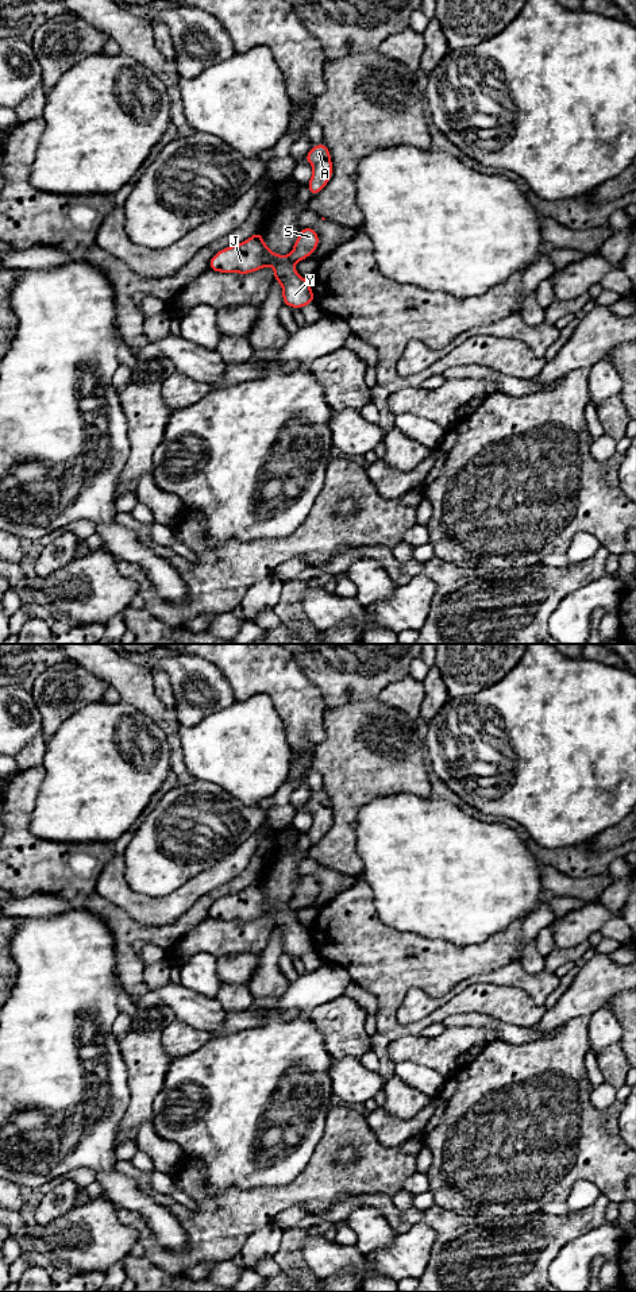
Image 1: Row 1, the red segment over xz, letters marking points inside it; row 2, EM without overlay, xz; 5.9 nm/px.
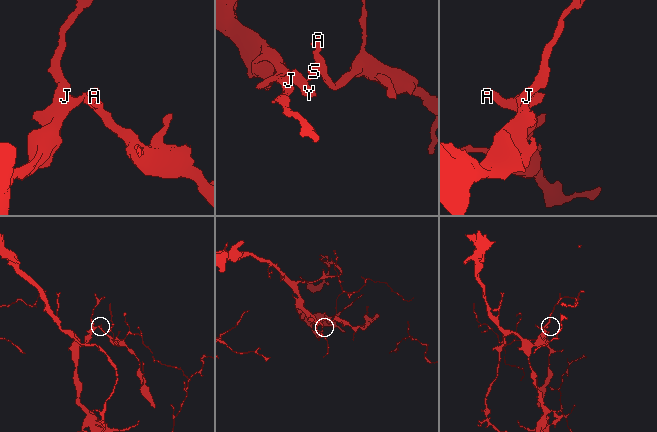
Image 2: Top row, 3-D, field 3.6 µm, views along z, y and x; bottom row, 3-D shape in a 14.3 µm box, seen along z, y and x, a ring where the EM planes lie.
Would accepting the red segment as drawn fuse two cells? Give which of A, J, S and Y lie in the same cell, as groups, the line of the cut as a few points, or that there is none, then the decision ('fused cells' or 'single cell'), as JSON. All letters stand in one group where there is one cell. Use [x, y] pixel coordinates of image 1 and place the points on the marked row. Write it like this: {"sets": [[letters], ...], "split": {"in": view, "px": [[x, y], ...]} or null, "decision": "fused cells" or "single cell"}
{"sets": [["A", "S"], ["J", "Y"]], "split": {"in": "xz", "px": [[288, 258], [292, 263]]}, "decision": "fused cells"}

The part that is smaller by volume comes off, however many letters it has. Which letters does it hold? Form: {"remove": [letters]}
{"remove": ["A", "S"]}

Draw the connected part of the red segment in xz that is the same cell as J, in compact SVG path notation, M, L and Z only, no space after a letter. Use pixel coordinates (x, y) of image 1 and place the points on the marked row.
M259 231L240 244L220 250L209 261L209 270L227 274L250 274L265 266L273 266L274 282L282 284L284 305L301 309L315 302L309 279L298 275L288 255L271 252Z

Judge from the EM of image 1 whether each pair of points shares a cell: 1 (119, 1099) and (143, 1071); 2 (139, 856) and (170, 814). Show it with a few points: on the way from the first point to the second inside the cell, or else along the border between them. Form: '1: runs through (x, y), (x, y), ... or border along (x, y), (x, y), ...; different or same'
1: border along (123, 1057), (130, 1103), (120, 1119); different
2: runs through (150, 845), (170, 825); same

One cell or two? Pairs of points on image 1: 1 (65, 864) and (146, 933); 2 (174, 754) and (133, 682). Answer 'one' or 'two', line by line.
1: two
2: one

